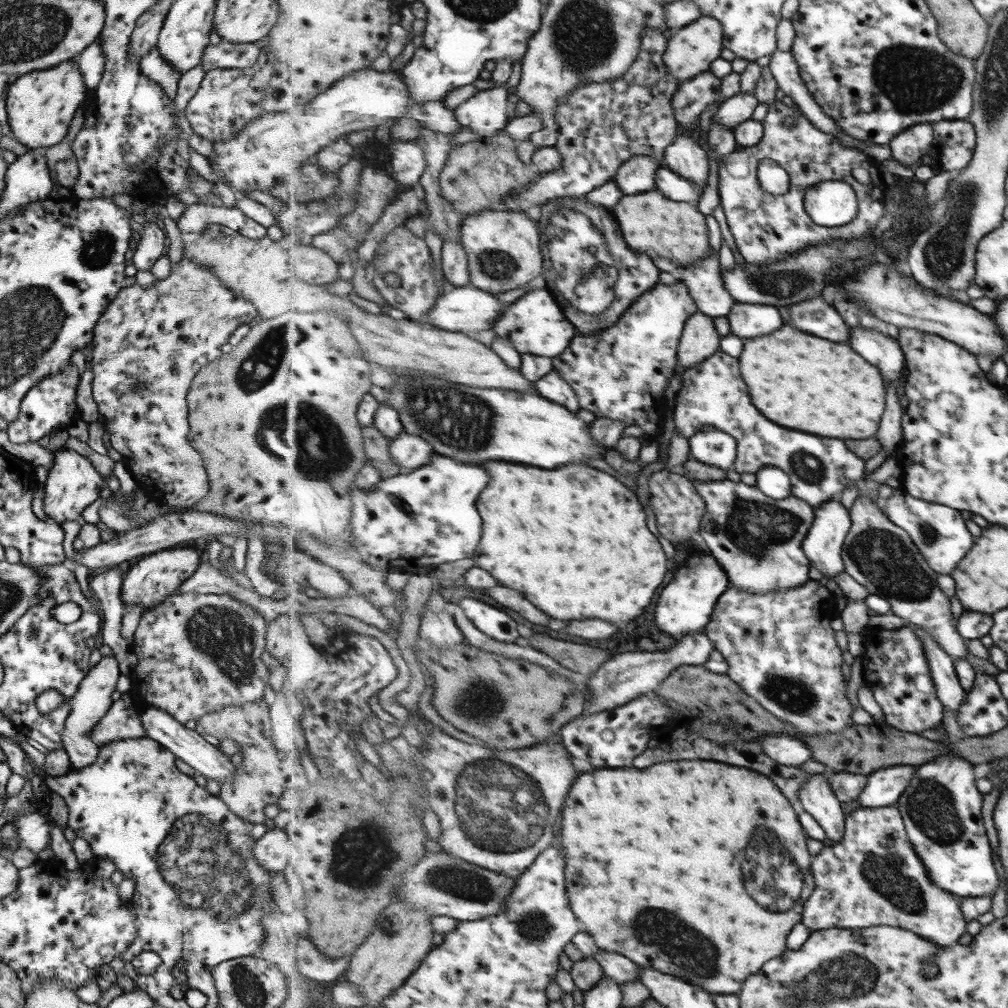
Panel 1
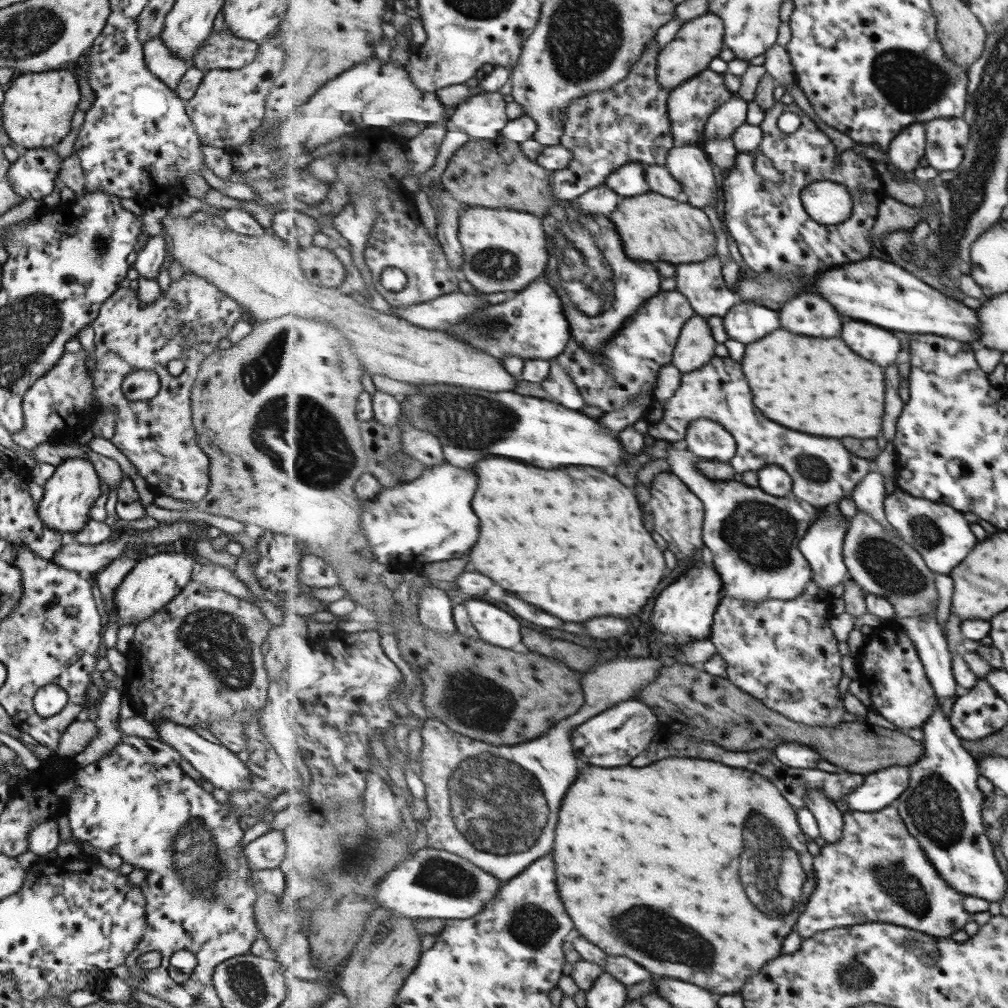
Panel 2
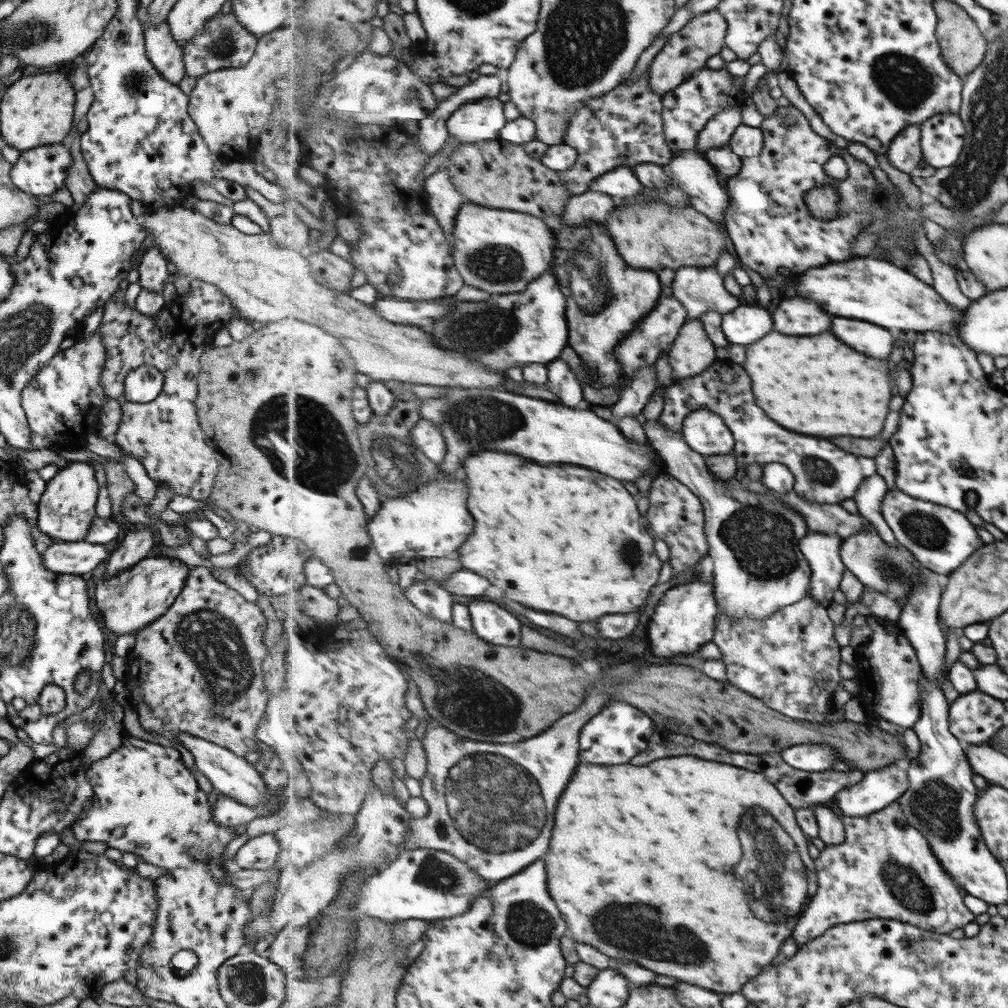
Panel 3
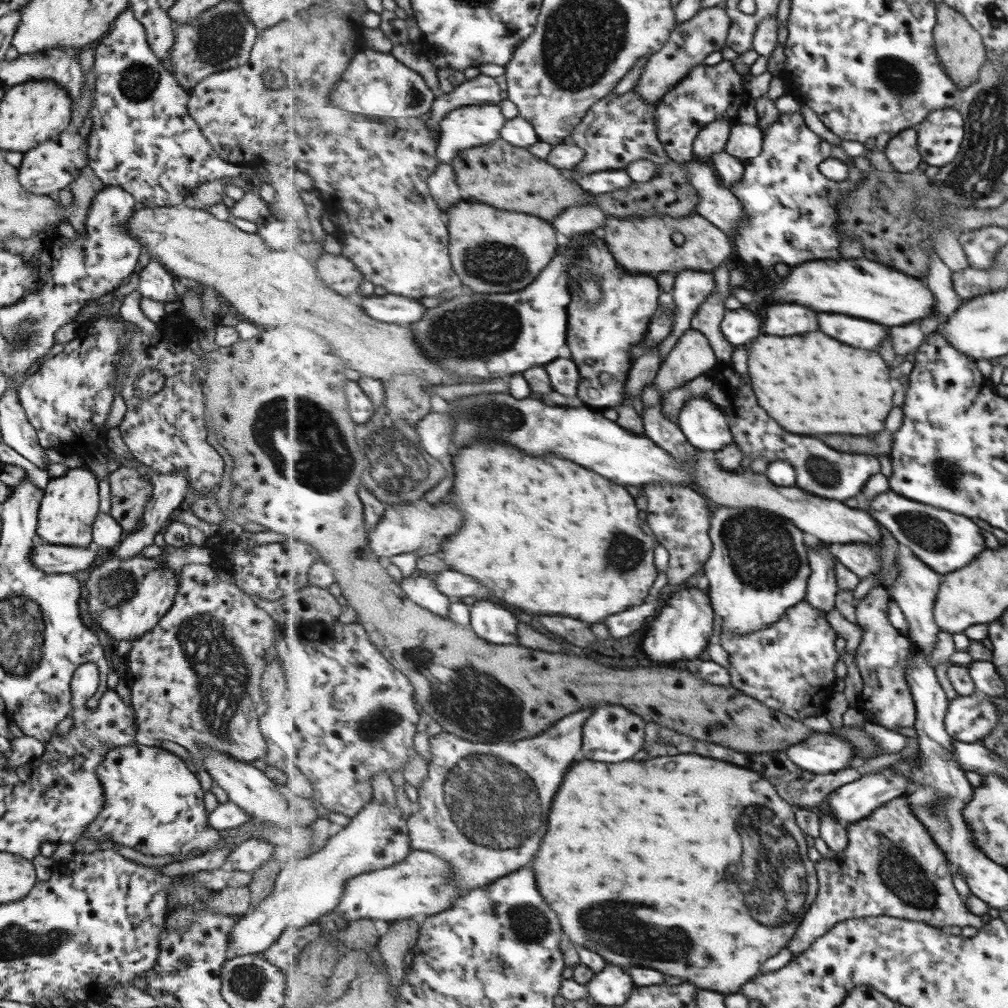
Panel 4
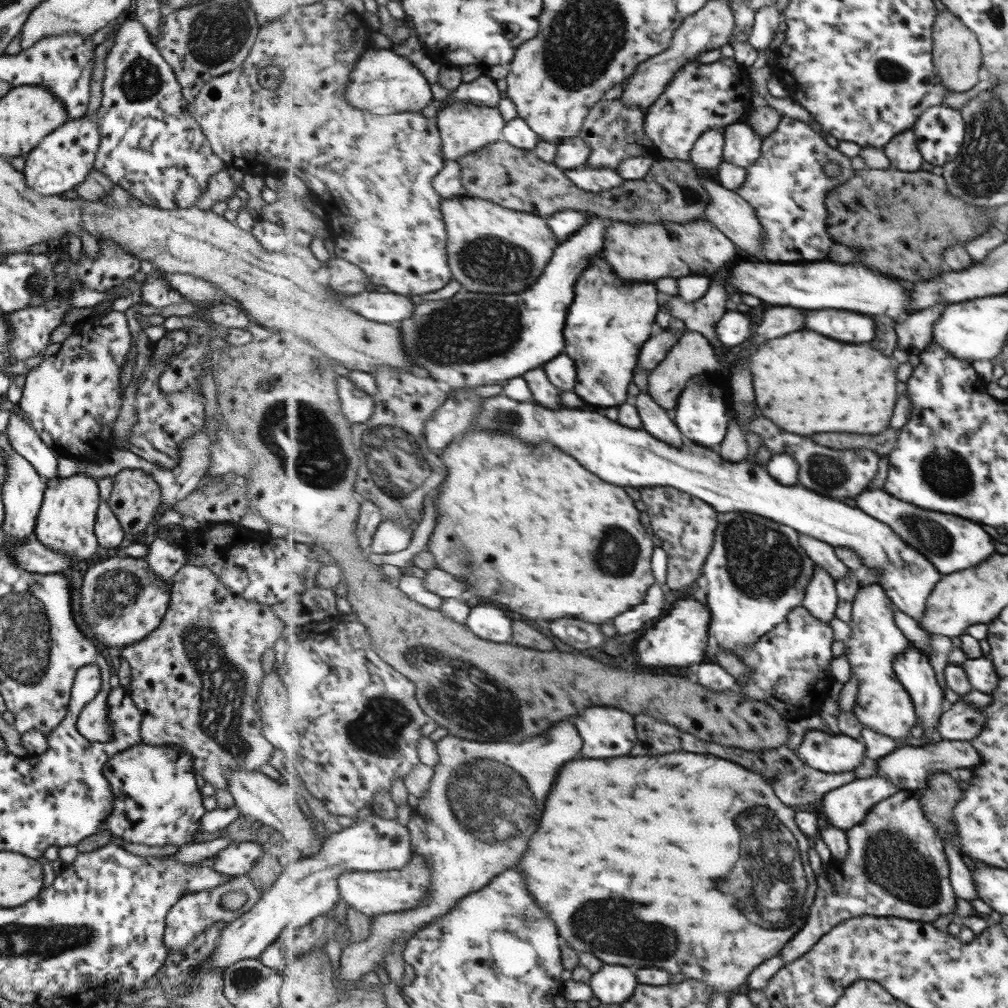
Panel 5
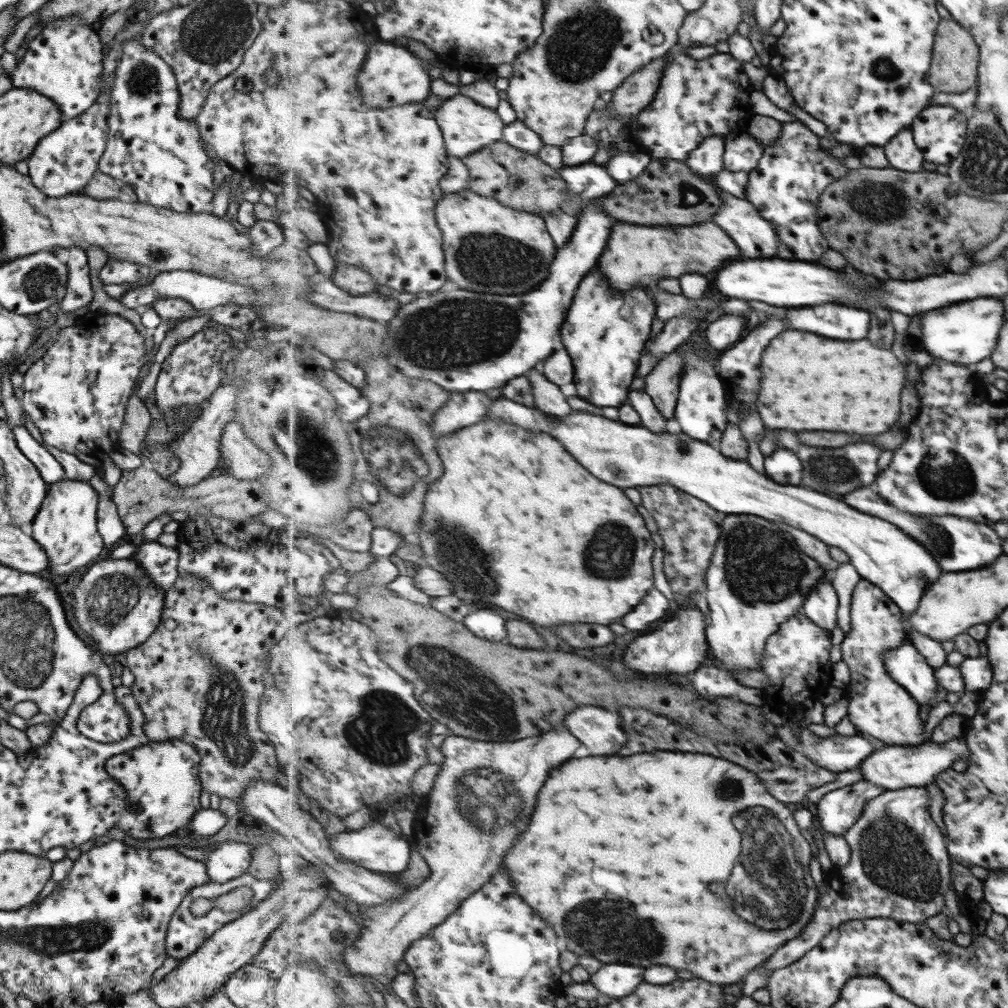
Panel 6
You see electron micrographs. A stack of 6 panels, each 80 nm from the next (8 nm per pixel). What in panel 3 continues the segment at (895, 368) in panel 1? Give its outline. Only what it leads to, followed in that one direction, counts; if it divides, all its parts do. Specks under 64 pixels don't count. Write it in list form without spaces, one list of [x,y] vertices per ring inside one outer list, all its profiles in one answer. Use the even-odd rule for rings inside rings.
[[[837,316],[833,318],[833,332],[835,330],[841,340],[847,340],[847,344],[851,344],[855,350],[867,356],[887,360],[891,352],[894,352],[896,336],[895,332],[888,328],[881,328],[863,320],[847,320]]]

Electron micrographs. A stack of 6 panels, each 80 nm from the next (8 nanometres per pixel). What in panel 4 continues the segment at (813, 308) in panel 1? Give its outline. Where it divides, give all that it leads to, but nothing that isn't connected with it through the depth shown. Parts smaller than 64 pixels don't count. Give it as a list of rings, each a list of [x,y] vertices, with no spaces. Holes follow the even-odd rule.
[[[779,304],[769,308],[765,334],[773,336],[795,336],[819,330],[819,316],[815,310],[809,310],[801,304]]]

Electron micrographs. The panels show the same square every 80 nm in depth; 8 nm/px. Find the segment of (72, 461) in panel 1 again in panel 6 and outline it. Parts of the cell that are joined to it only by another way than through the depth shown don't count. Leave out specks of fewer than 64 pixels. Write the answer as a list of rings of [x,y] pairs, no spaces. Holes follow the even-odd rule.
[[[63,479],[47,486],[44,499],[31,523],[31,538],[45,551],[48,576],[63,576],[76,572],[95,560],[105,546],[96,531],[97,492],[87,480]]]

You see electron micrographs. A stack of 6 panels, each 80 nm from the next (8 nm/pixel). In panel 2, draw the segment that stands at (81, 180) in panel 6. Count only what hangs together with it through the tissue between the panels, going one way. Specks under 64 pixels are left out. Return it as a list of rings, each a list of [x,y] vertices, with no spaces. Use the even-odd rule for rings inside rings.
[[[53,145],[22,150],[6,172],[7,182],[17,196],[41,199],[53,190],[53,178],[58,178],[61,162]]]

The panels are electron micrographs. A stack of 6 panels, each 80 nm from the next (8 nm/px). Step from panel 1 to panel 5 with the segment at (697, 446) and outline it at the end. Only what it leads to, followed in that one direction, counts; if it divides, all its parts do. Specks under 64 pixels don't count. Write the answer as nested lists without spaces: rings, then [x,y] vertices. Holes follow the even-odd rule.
[[[707,374],[695,376],[682,391],[676,408],[676,424],[685,437],[693,442],[711,449],[718,449],[726,439],[730,428],[730,422],[734,418],[731,407],[726,403],[724,394],[714,382],[711,382]]]

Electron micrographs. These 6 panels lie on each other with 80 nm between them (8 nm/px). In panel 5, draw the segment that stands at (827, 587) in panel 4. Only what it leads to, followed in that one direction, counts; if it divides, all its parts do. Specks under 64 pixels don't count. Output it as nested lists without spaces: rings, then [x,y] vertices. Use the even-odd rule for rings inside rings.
[[[816,564],[817,570],[811,580],[806,599],[803,600],[803,608],[807,608],[815,618],[827,621],[828,623],[835,617],[835,610],[839,604],[837,598],[837,588],[835,588],[835,578],[827,570]]]

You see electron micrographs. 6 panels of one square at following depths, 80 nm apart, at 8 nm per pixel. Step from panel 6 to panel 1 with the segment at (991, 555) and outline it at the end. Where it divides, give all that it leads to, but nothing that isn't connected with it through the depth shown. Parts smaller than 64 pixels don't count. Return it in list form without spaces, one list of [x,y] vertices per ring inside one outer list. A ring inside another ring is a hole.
[[[903,485],[894,488],[893,494],[883,502],[883,508],[897,526],[910,534],[913,542],[925,555],[931,569],[937,573],[950,575],[973,544],[973,536],[967,532],[958,509],[915,498]]]

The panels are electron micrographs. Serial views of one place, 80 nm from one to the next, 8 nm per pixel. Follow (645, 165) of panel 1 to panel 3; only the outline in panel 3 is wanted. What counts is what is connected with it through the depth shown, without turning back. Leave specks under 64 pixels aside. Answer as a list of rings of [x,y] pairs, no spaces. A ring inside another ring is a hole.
[[[633,167],[615,168],[613,171],[600,176],[592,186],[591,191],[599,191],[615,197],[628,198],[643,192],[646,186],[639,180]]]

